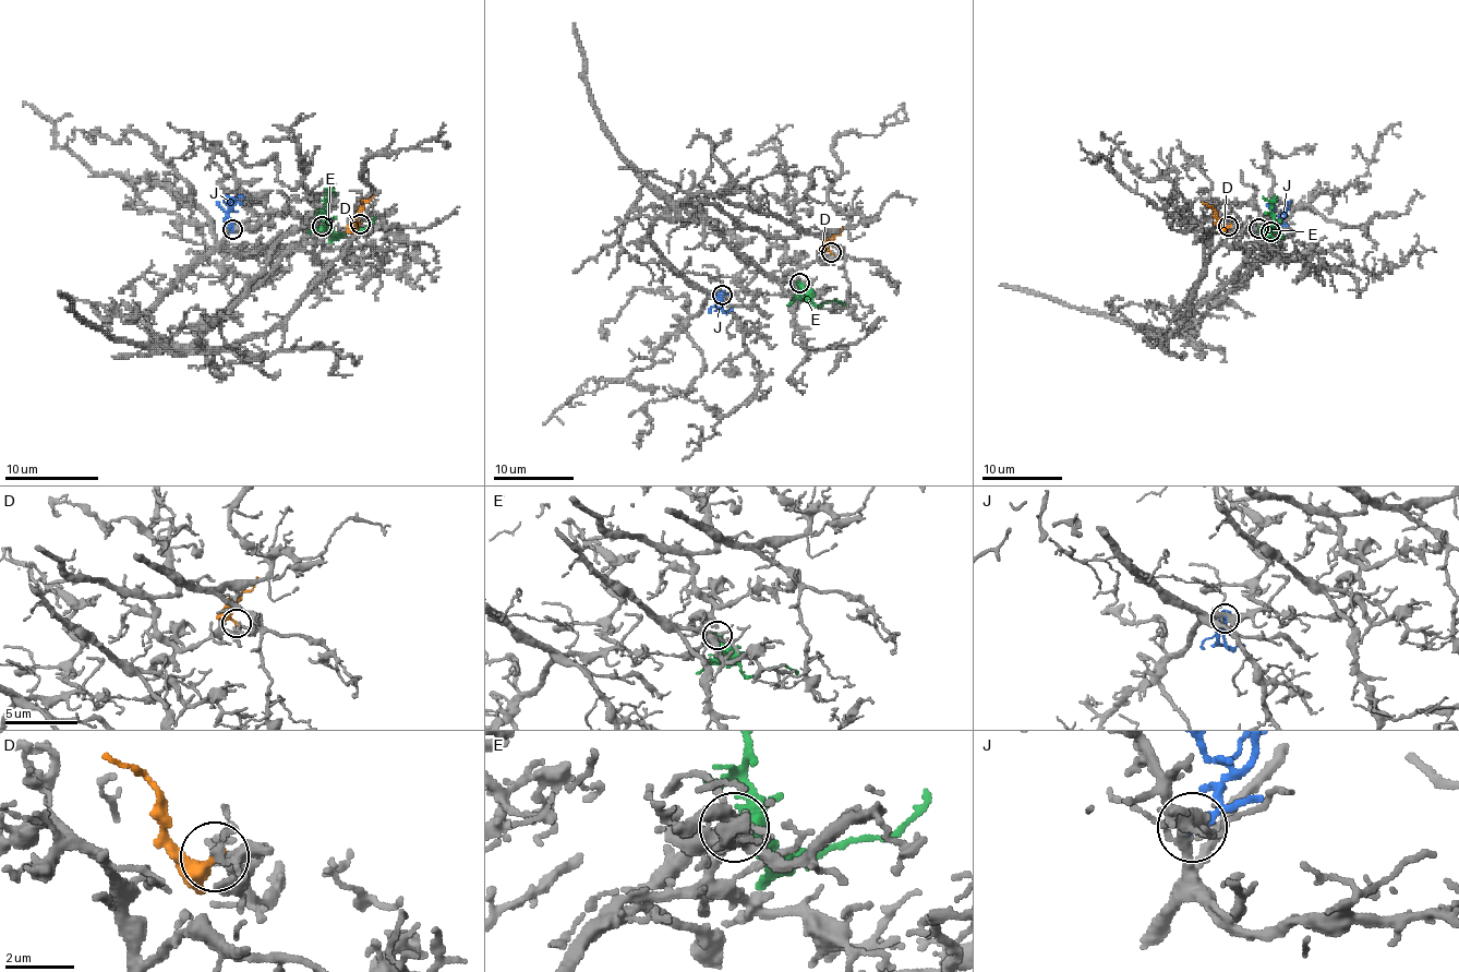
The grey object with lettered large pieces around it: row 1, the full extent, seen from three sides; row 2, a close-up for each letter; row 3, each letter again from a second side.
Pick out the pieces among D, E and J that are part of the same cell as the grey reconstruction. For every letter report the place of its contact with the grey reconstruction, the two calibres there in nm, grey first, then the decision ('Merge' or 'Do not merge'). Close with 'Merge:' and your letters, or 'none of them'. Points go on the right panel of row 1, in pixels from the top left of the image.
D: Touches grey at (1228, 226). Thickness 140 nm (grey) against 280 nm. Do not merge
E: Touches grey at (1258, 228). Thickness 200 nm (grey) against 550 nm. Do not merge
J: Touches grey at (1270, 231). Thickness 340 nm (grey) against 240 nm. Merge
Merge: J

